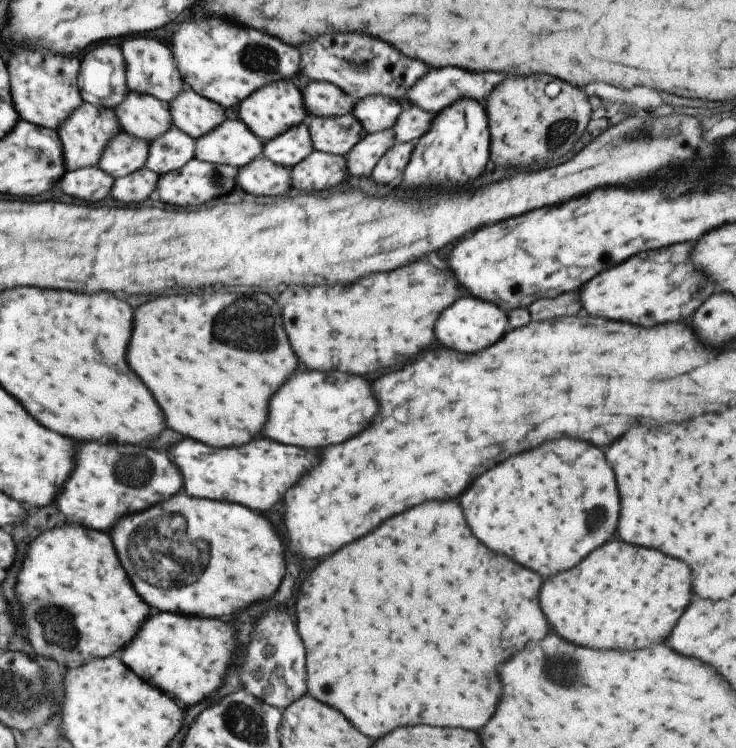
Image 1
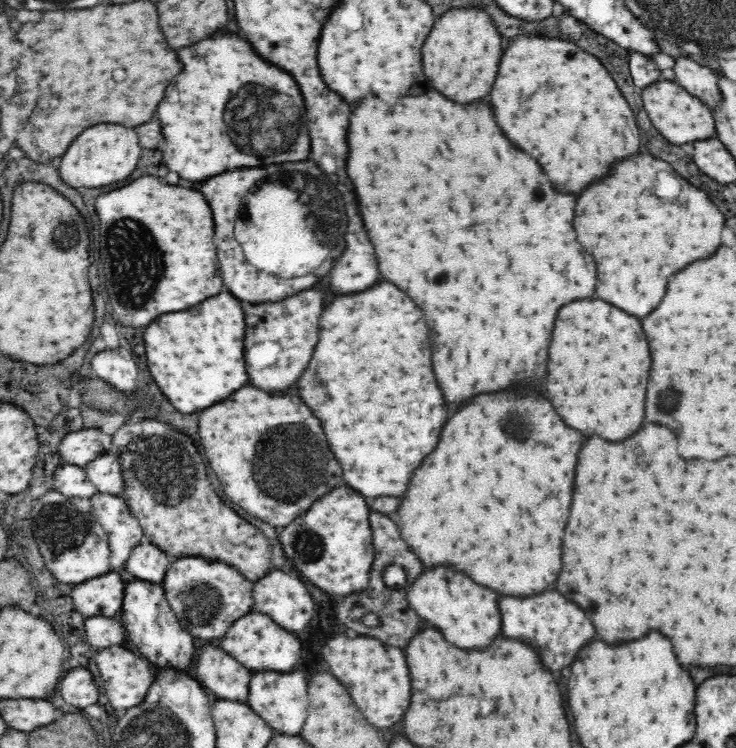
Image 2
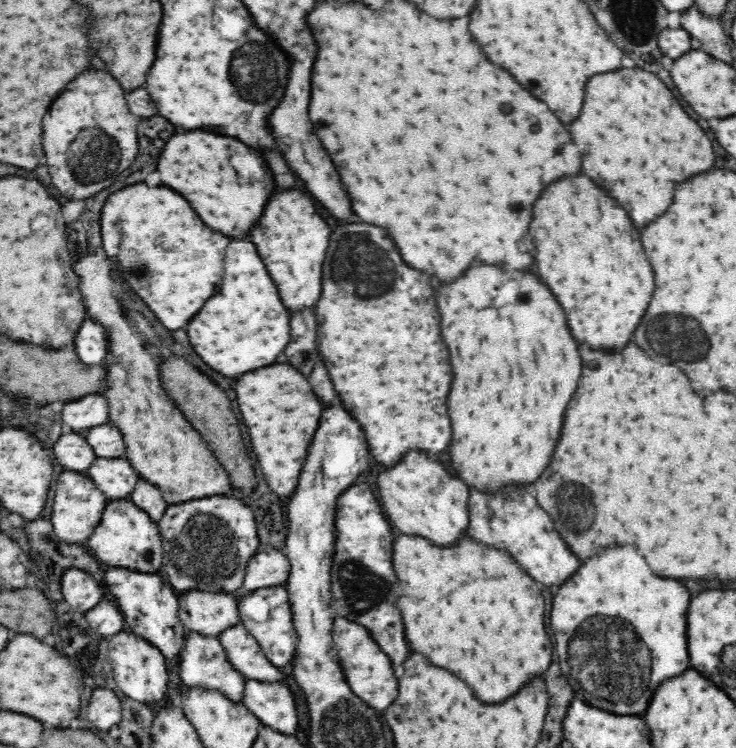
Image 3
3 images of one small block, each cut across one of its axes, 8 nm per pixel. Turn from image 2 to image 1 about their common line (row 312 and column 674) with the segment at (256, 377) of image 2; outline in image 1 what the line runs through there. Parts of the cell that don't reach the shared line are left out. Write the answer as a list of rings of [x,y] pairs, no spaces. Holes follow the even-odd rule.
[[[685,242],[653,250],[647,254],[637,254],[621,262],[619,266],[601,272],[599,276],[591,278],[585,286],[581,286],[579,302],[591,316],[641,324],[643,328],[651,328],[663,322],[675,322],[679,320],[679,314],[687,318],[715,290],[715,283],[691,266],[689,254],[692,249],[693,244]],[[697,284],[699,284],[699,302],[697,302]]]

